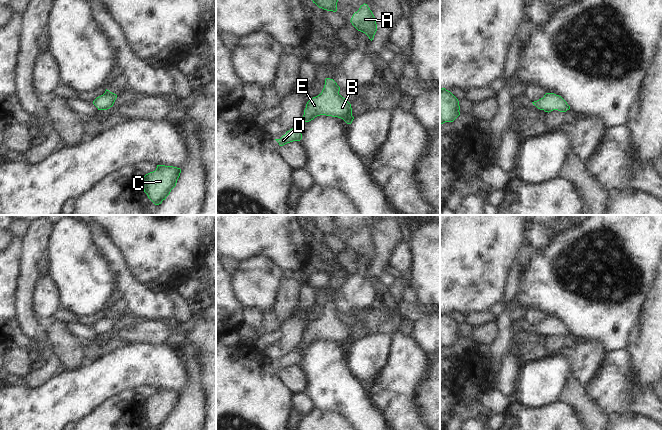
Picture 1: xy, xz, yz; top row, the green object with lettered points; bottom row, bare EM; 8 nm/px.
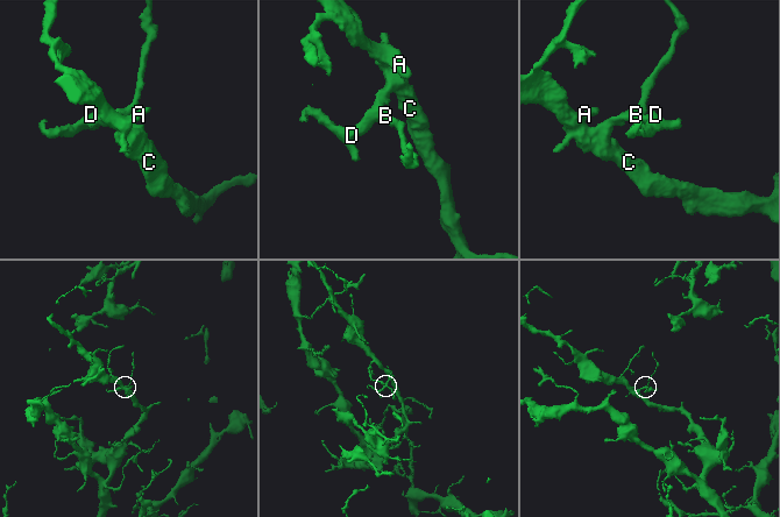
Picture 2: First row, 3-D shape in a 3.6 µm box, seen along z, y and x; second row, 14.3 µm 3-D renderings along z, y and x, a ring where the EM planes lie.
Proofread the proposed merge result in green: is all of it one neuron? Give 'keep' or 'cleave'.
keep

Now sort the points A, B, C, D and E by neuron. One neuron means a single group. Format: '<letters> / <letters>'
A B C D E

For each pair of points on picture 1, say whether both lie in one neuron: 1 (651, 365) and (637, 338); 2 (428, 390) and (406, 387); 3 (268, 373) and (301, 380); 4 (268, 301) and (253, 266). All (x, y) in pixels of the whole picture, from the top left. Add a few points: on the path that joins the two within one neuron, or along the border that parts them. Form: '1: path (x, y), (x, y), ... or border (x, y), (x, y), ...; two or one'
1: path (651, 358), (651, 352), (644, 345); one
2: border (429, 373), (418, 391), (418, 399), (425, 412); two
3: border (279, 370), (282, 380), (295, 393); two
4: path (261, 292), (258, 287), (257, 275); one

